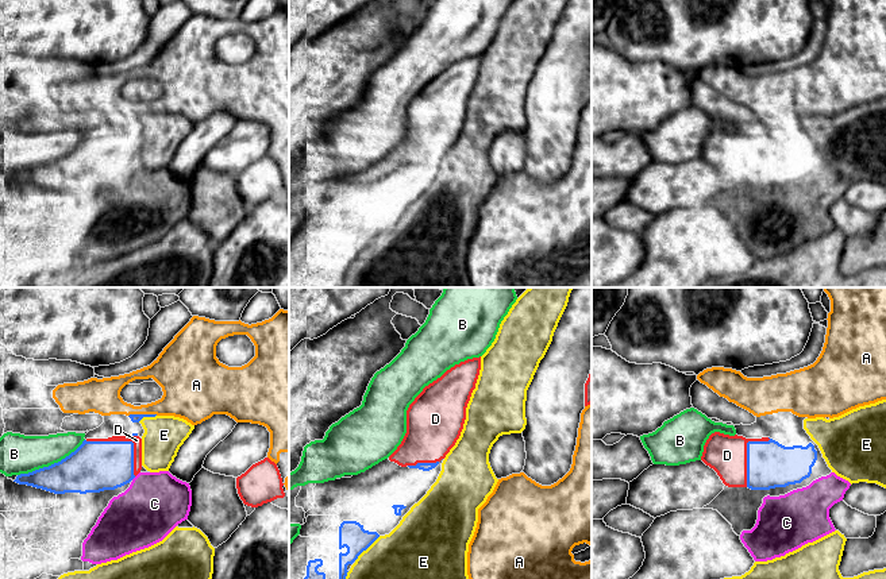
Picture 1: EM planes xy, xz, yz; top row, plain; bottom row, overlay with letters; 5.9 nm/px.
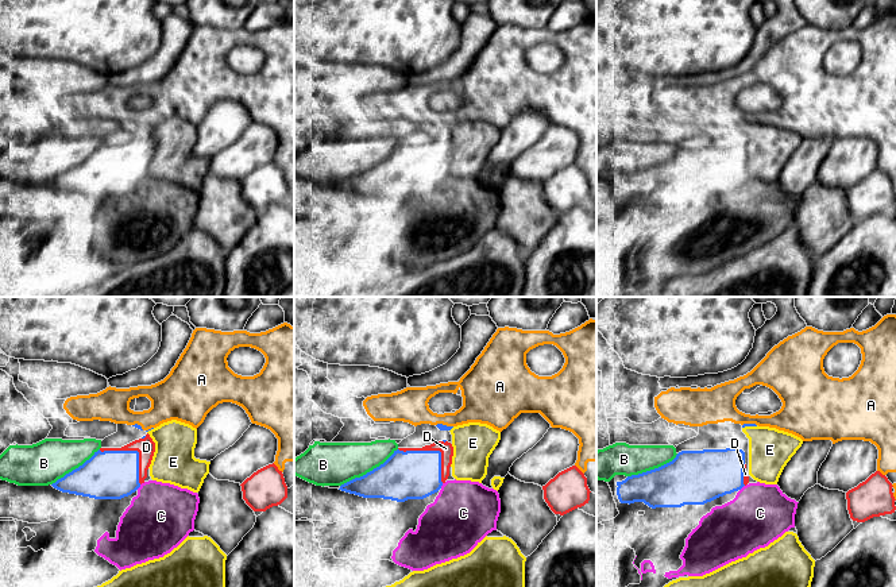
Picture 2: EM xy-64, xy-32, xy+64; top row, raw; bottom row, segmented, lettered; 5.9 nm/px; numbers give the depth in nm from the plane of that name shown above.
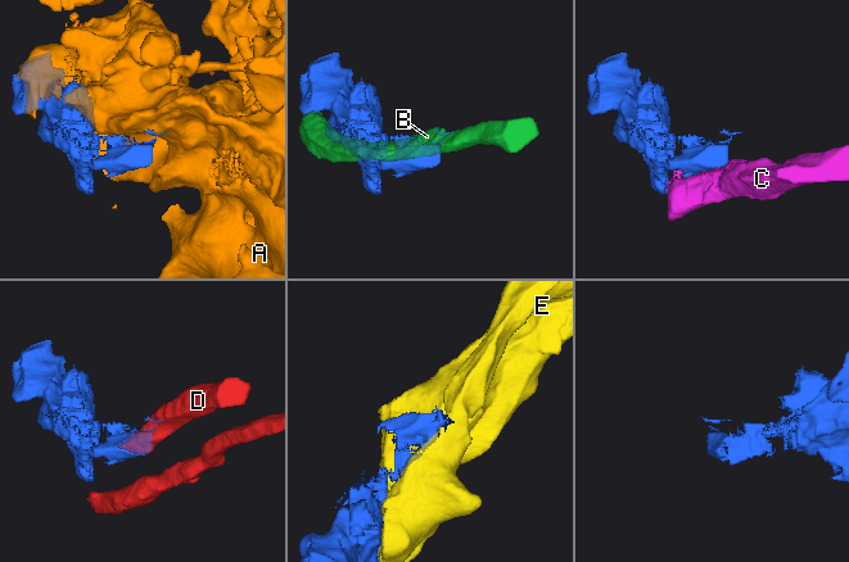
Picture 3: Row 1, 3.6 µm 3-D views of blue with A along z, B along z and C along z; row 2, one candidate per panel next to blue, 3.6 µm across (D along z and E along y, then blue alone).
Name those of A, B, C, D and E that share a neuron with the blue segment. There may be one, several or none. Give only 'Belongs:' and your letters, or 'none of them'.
Belongs: E

